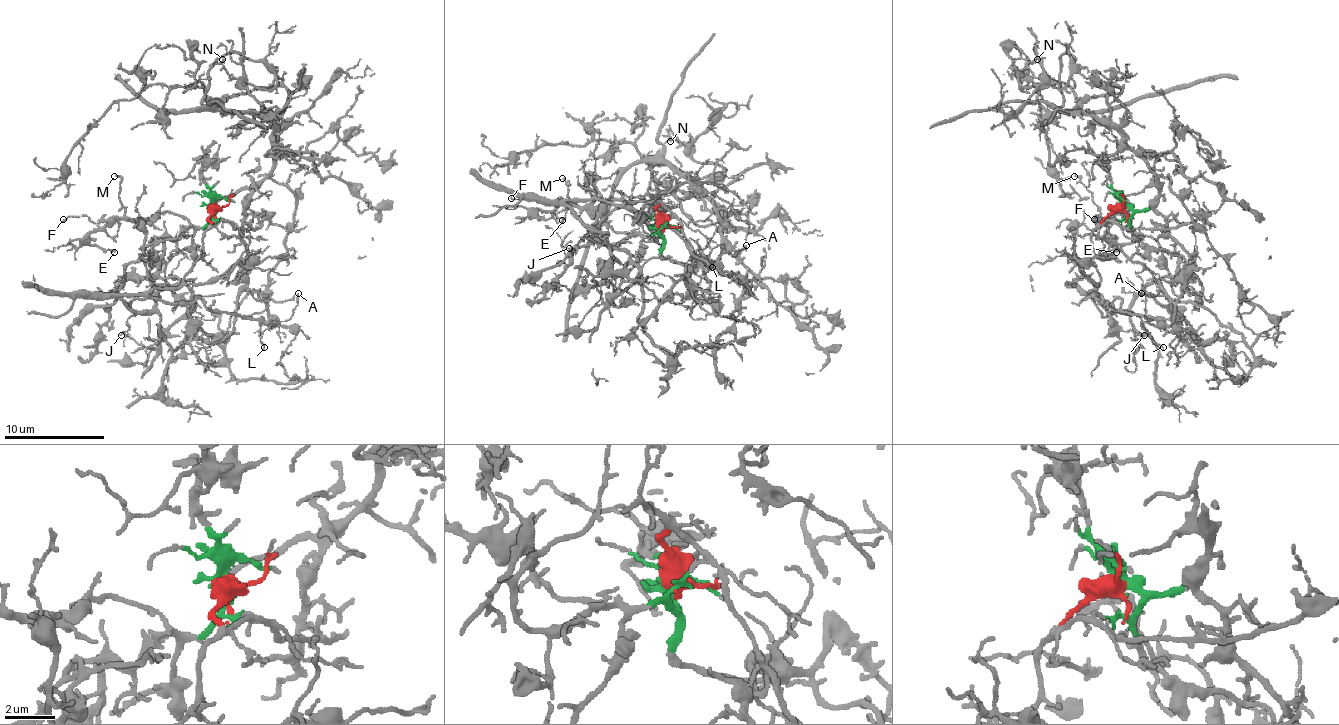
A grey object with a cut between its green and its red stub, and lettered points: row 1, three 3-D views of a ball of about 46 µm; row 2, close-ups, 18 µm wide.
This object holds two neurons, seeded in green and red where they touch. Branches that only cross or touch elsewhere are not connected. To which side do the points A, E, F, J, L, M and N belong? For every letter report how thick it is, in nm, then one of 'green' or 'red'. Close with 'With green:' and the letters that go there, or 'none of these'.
A: 110 nm | red
E: 170 nm | green
F: 110 nm | green
J: 90 nm | red
L: 110 nm | red
M: 110 nm | green
N: 170 nm | green
With green: E, F, M, N

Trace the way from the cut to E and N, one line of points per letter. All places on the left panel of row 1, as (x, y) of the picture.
E: (210, 207), (213, 218), (195, 228), (185, 218), (168, 213), (153, 220), (110, 220), (90, 238), (115, 253)
N: (210, 207), (273, 165), (271, 125), (203, 105), (208, 70), (231, 52), (273, 75), (258, 90), (223, 59)

